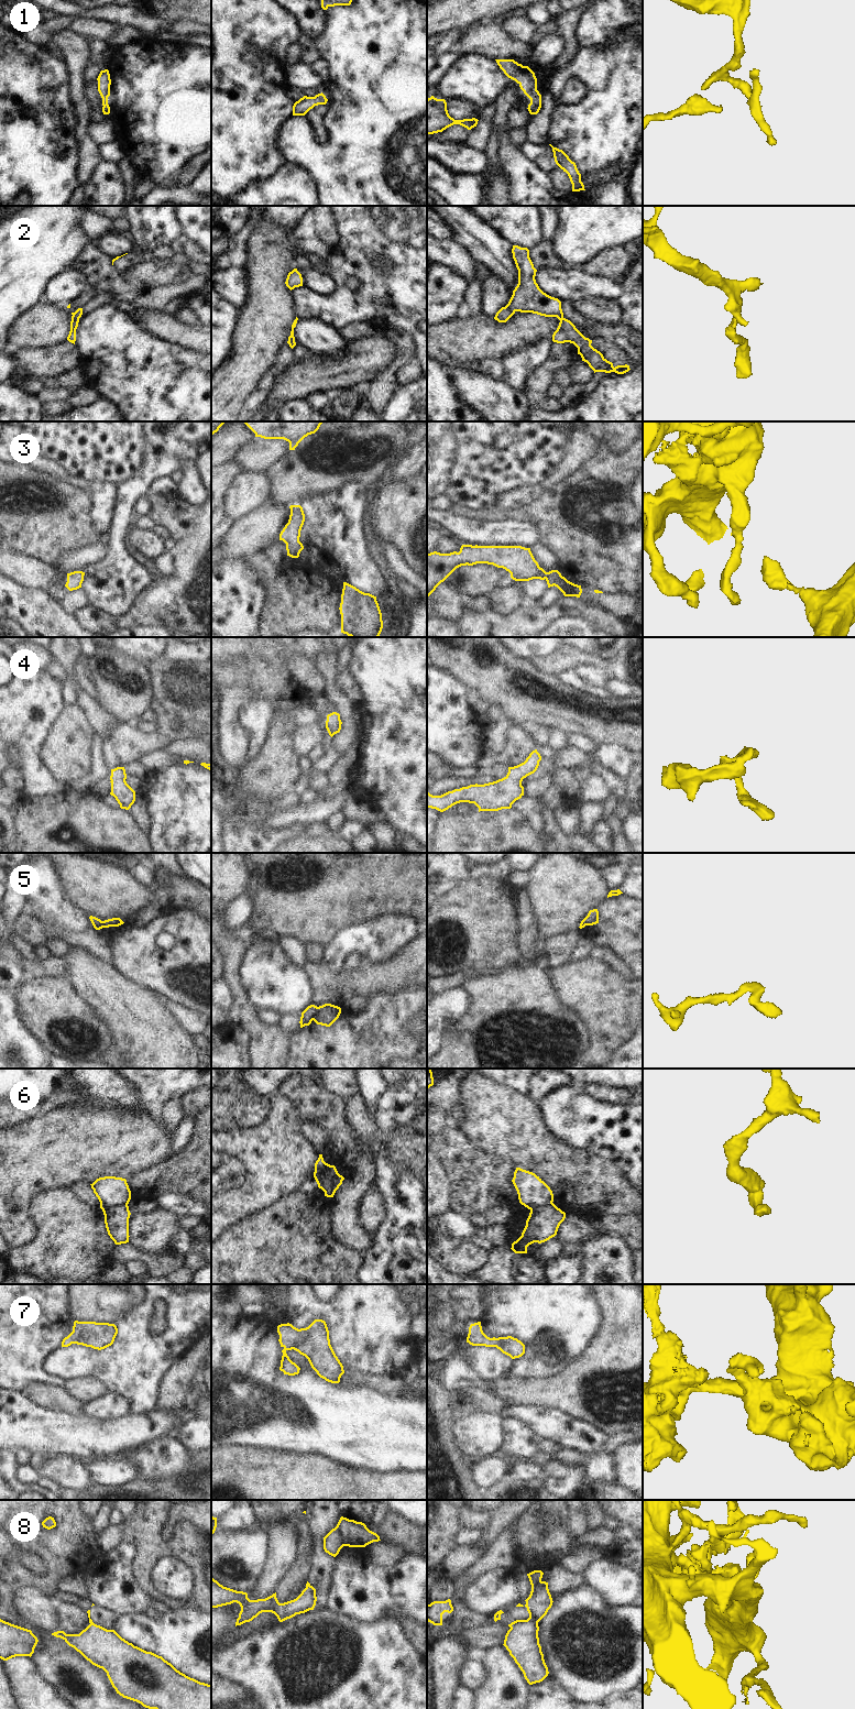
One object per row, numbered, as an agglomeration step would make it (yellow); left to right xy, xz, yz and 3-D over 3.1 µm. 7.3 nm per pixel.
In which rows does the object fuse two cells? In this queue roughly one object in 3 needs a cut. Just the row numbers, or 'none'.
6, 8

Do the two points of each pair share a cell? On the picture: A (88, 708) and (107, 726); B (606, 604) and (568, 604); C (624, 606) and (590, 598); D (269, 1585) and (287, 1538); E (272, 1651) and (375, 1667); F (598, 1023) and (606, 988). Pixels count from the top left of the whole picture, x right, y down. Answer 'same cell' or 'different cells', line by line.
A: same cell
B: different cells
C: same cell
D: same cell
E: same cell
F: same cell

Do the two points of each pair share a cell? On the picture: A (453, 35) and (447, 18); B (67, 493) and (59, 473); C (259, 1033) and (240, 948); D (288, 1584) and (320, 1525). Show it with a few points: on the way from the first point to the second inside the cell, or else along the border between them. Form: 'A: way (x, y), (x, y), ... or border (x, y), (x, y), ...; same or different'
A: border (461, 30), (450, 30), (447, 33); different
B: border (37, 470), (58, 479), (67, 480); different
C: way (243, 1012), (240, 993), (233, 979), (233, 968); same
D: border (315, 1536), (315, 1553), (309, 1563); different

